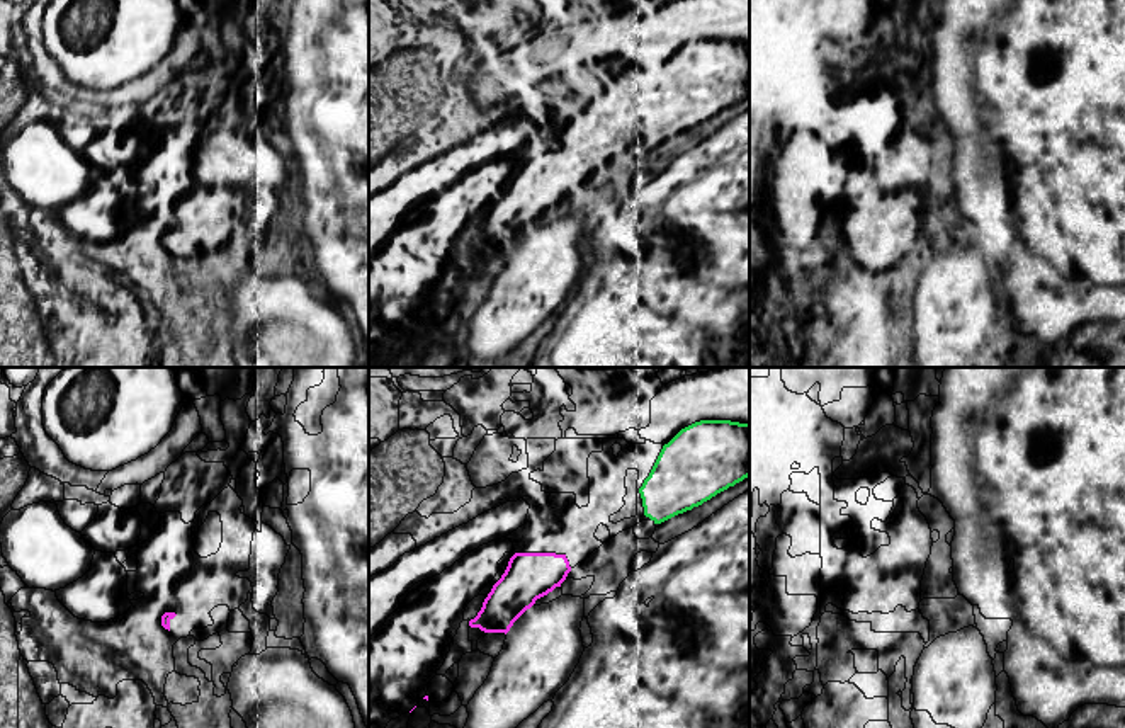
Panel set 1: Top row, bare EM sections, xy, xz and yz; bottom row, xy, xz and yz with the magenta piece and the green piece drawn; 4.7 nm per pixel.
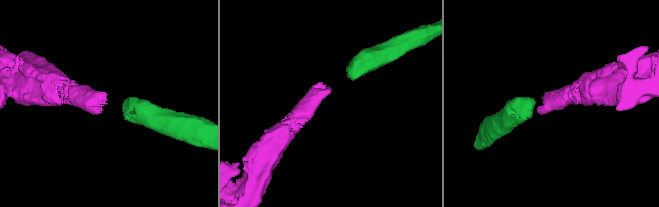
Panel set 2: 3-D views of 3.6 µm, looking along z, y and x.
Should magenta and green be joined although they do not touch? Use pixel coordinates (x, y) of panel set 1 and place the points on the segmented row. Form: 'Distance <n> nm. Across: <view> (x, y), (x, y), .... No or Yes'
Distance 420 nm. Across: xz (565, 555), (644, 514). Yes

